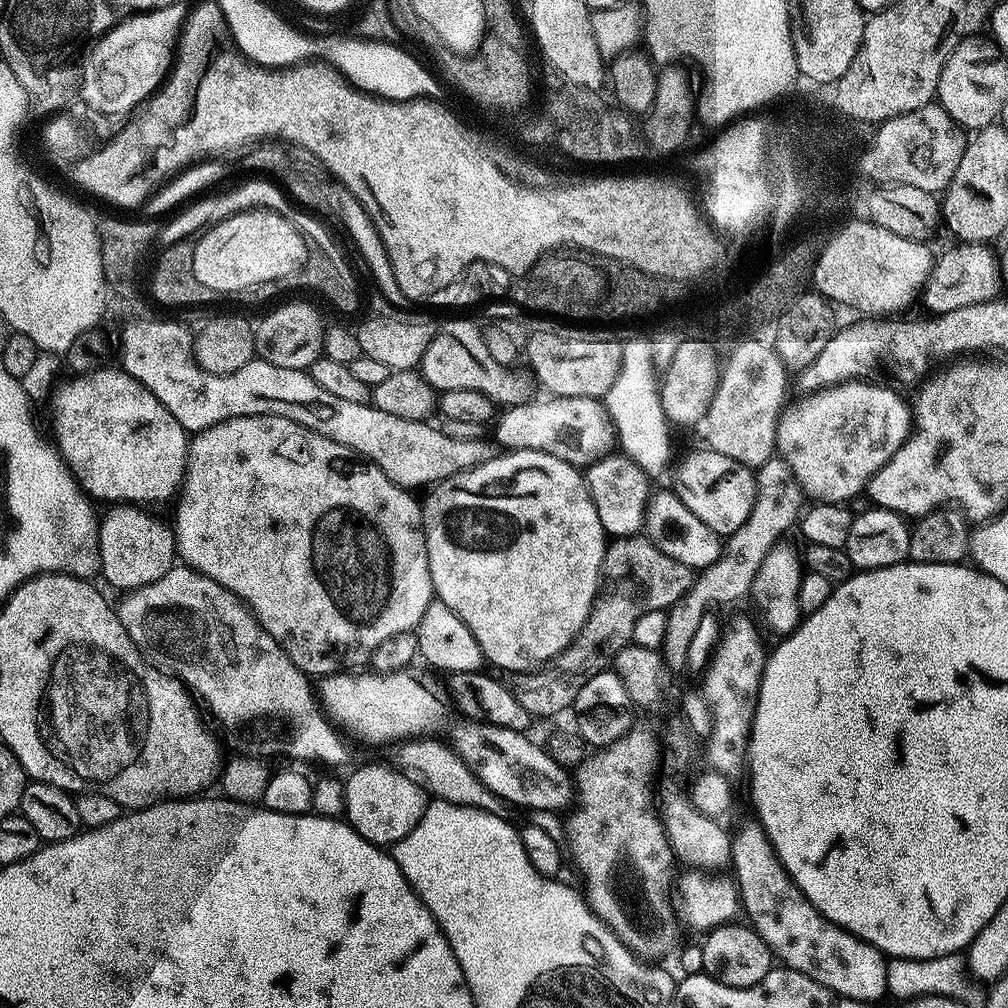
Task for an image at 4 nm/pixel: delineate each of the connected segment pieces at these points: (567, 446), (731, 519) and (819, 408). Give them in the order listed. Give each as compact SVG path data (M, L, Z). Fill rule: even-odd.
M552 396L540 400L537 404L516 404L508 408L495 421L496 437L495 443L504 450L515 450L518 448L529 448L546 454L554 454L554 458L562 458L566 462L577 466L599 464L601 460L613 455L618 444L616 427L608 416L608 409L600 400L590 398L570 398L569 396Z
M700 446L697 452L675 461L671 473L672 484L676 497L683 507L689 508L694 515L702 518L710 530L714 530L721 538L727 538L750 518L750 510L756 501L757 477L753 469L744 464L734 462L734 458L726 458L726 454L713 452L707 446ZM676 468L676 473L675 472Z
M857 378L854 380L849 380L847 383L833 384L832 387L817 388L815 390L809 391L807 394L804 394L804 397L802 397L801 400L797 402L797 404L789 403L787 407L785 407L783 411L781 411L780 423L777 424L776 426L776 452L778 453L779 459L784 460L786 466L788 466L790 470L792 471L792 477L796 480L797 486L800 487L801 493L803 493L803 495L807 497L807 499L809 496L810 498L809 501L819 502L822 504L848 504L849 502L852 502L852 499L854 499L855 496L859 494L859 492L861 495L861 493L863 493L865 489L867 489L868 484L874 478L874 474L878 474L878 470L882 470L882 466L886 466L886 462L890 458L894 458L894 454L897 452L897 450L900 449L901 446L903 446L906 441L908 441L911 428L913 427L913 424L914 424L914 420L913 420L914 416L913 416L913 413L911 412L911 409L909 408L909 405L908 405L908 408L906 405L904 405L904 400L902 397L899 396L898 393L891 392L890 389L883 388L883 386L880 384L868 384L868 383L872 383L872 382L865 382L863 379Z

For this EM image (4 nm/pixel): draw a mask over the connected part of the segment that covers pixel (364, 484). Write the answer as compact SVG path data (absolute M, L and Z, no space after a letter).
M239 416L238 418L230 418L229 420L218 422L209 428L203 428L200 432L195 433L195 435L191 437L188 446L188 464L184 467L184 476L178 489L178 499L175 501L175 504L177 503L176 524L174 523L176 555L187 567L200 573L201 576L218 582L218 586L222 586L226 591L231 592L232 595L239 598L239 600L246 605L249 612L256 617L256 620L259 622L261 628L264 629L264 632L270 634L270 638L274 638L274 642L278 642L280 649L292 659L294 666L298 666L305 676L309 678L323 678L326 676L334 676L336 673L345 670L360 670L371 661L374 650L378 650L378 645L380 645L385 638L390 638L390 634L400 634L402 632L415 630L418 626L418 622L422 618L422 614L426 614L426 606L430 606L430 602L434 599L432 579L430 578L430 566L428 565L428 551L426 550L426 542L424 541L422 504L419 499L416 501L412 496L415 495L413 495L409 489L402 488L390 478L386 478L386 474L378 465L369 464L367 460L357 456L353 448L342 446L342 442L334 442L330 438L326 438L322 434L318 434L298 422L294 422L290 418L282 418L281 416Z

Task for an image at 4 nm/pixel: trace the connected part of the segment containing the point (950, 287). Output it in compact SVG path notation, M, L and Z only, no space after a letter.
M964 242L960 248L952 248L949 252L939 253L938 259L932 265L932 274L926 285L929 313L937 314L961 309L962 306L974 306L975 303L985 303L1001 295L1000 275L1001 261L991 252L984 242Z

